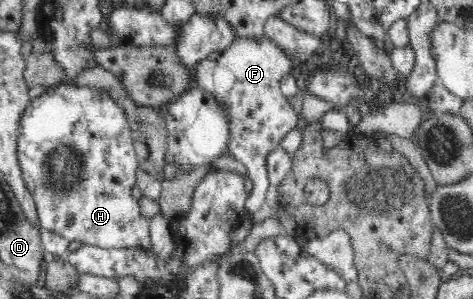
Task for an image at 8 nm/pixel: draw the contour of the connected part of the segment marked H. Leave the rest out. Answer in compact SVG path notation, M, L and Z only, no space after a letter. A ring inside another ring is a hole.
M59 83L47 88L44 94L31 100L20 120L20 132L17 142L18 162L22 176L37 210L37 222L41 229L52 230L60 234L68 242L78 241L84 245L94 245L100 248L134 248L147 249L151 247L149 220L142 216L138 200L132 195L132 186L136 182L138 168L137 154L131 139L133 122L124 109L110 99L105 93L76 84ZM58 150L70 150L78 156L78 176L68 186L66 182L56 182L52 162Z

